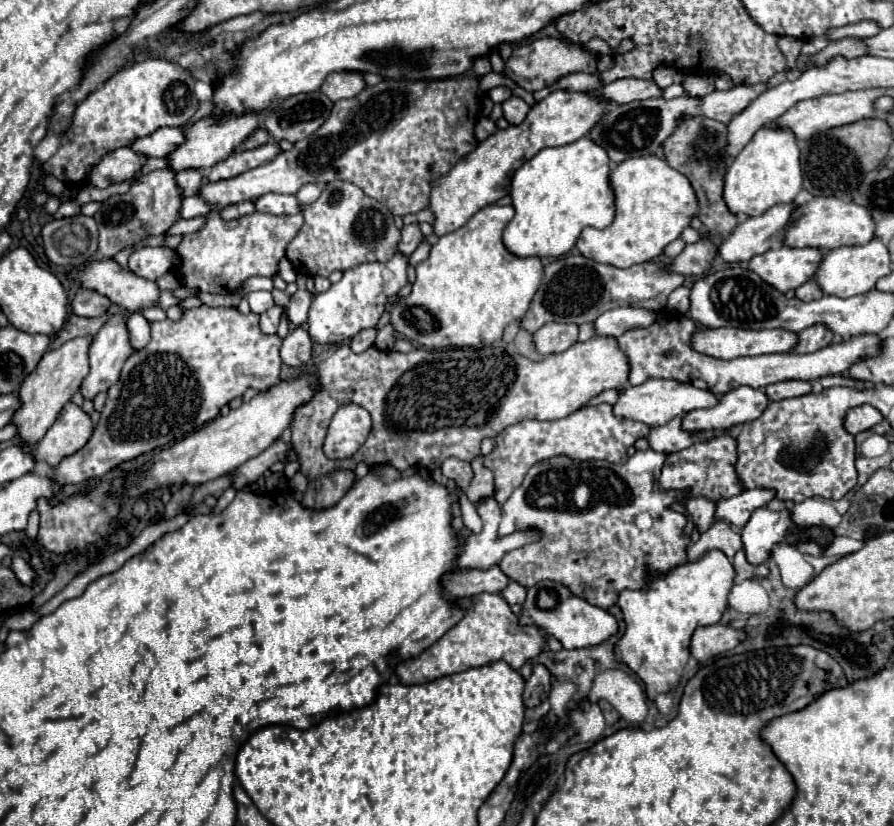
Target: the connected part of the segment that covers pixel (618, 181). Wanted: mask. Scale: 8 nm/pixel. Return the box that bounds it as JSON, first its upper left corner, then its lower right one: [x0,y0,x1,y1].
[577,155,697,269]

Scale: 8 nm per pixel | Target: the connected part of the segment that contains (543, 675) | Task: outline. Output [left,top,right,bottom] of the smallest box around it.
[523,663,551,707]

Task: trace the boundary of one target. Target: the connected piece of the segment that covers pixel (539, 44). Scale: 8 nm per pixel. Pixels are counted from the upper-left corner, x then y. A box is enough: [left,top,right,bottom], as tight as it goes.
[505,39,597,91]

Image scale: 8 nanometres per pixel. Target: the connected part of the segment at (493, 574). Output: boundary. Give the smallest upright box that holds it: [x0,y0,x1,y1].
[441,565,509,597]

